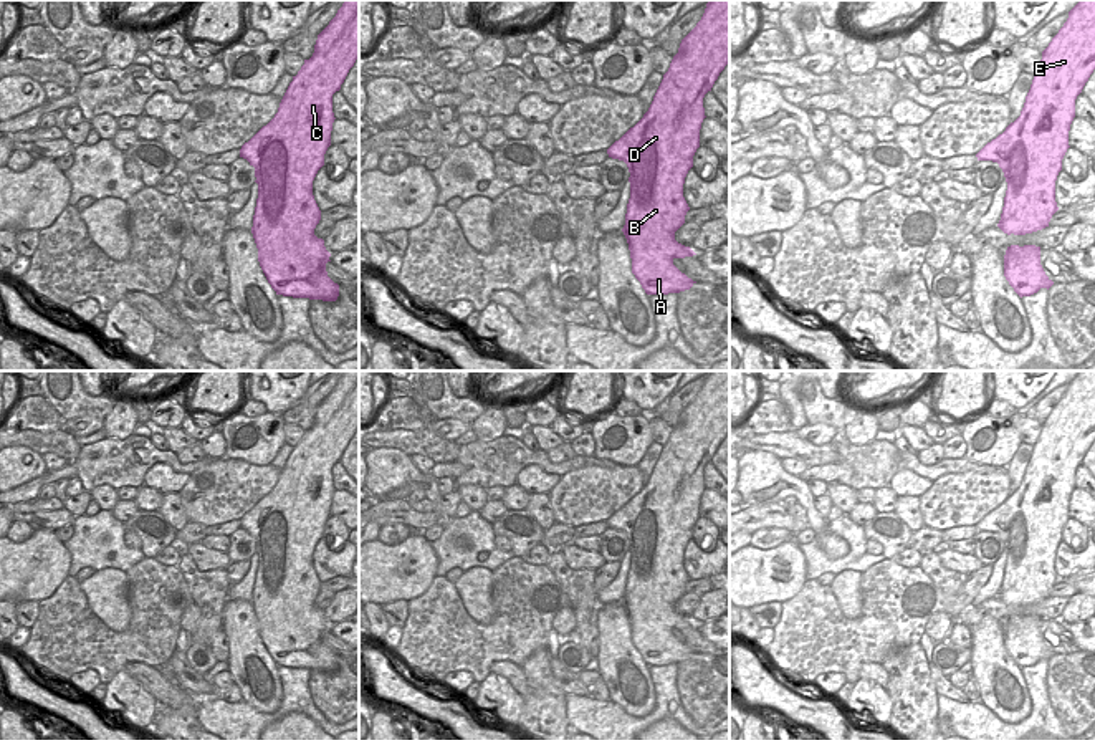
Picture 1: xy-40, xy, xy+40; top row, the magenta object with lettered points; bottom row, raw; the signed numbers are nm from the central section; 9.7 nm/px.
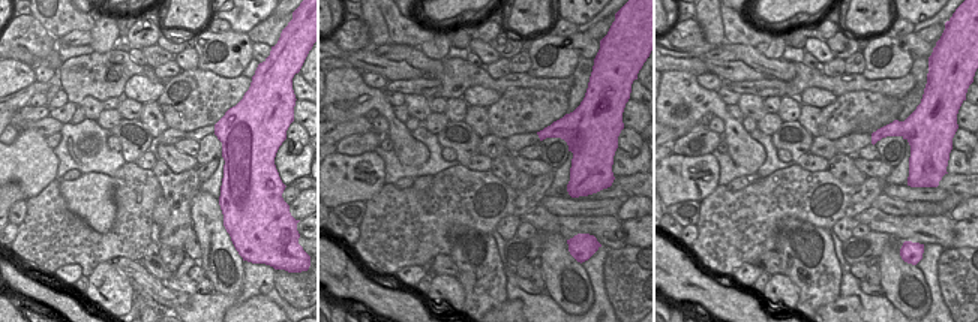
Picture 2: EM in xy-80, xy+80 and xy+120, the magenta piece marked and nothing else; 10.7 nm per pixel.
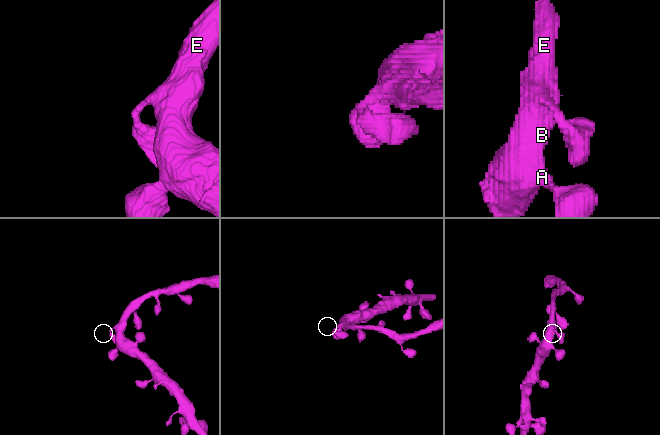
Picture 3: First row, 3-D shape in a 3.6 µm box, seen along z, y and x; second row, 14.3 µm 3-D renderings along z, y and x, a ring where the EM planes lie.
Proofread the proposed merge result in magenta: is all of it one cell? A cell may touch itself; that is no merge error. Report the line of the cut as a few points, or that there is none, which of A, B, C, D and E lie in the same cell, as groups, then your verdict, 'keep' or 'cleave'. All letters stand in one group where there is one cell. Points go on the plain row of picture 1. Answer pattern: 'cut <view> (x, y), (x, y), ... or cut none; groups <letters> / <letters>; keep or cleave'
cut none; groups A B C D E; keep

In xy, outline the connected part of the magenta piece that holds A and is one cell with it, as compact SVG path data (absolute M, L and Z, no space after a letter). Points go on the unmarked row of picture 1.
M710 371L706 374L705 384L701 391L696 394L696 397L681 411L678 424L673 427L668 442L663 445L663 450L653 467L653 472L648 478L648 482L643 485L643 488L630 498L619 512L615 512L609 520L607 525L612 530L624 531L629 538L630 548L630 569L627 574L627 584L625 584L625 596L622 599L629 621L630 621L630 629L632 629L632 644L635 649L640 652L642 659L645 661L647 666L668 666L668 664L680 664L685 661L690 661L696 652L688 649L685 644L681 644L675 636L675 629L685 629L685 627L693 627L696 626L690 617L685 617L675 611L675 603L685 594L685 586L690 581L685 568L683 568L683 555L688 541L693 538L693 526L696 520L700 518L700 500L701 493L706 488L705 487L705 478L703 478L703 469L708 462L711 462L715 452L718 450L720 444L724 440L724 437L729 434L729 371Z

